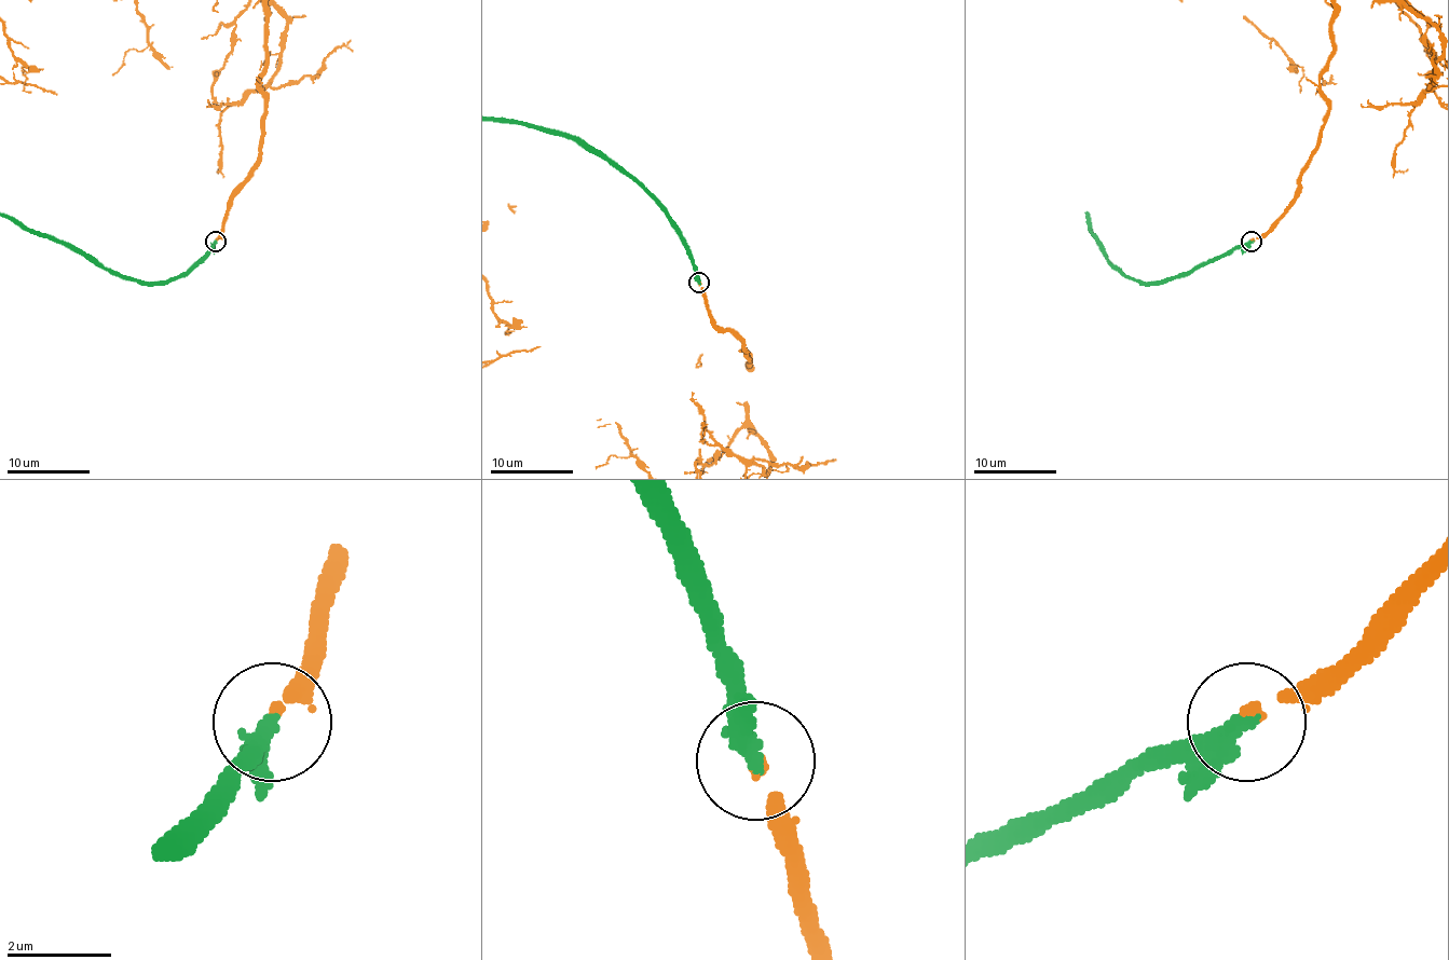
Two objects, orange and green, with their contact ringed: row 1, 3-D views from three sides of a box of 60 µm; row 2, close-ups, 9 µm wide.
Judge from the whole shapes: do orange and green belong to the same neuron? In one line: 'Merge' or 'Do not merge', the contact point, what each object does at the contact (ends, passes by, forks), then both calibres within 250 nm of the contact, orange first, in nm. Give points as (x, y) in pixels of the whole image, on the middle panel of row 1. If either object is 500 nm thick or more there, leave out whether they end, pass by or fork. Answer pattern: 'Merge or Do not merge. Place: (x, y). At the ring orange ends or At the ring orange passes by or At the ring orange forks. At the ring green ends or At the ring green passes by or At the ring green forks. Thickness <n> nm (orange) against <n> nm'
Merge. Place: (699, 283). At the ring orange ends. At the ring green ends. Thickness 170 nm (orange) against 380 nm

